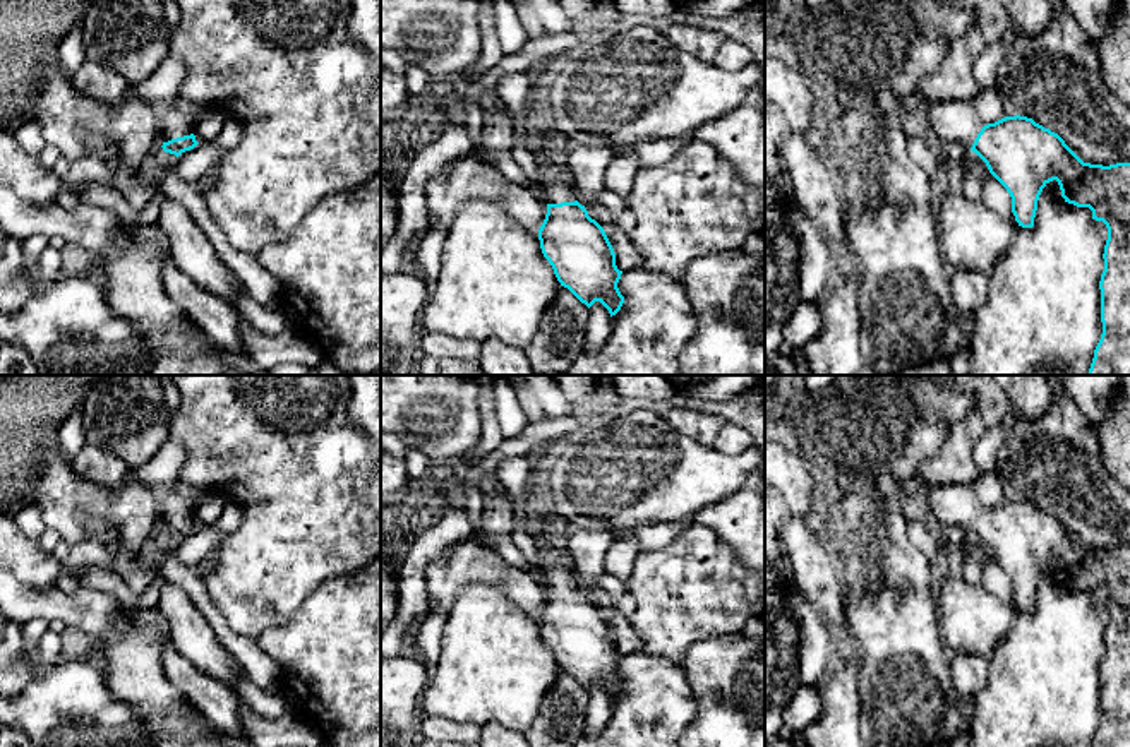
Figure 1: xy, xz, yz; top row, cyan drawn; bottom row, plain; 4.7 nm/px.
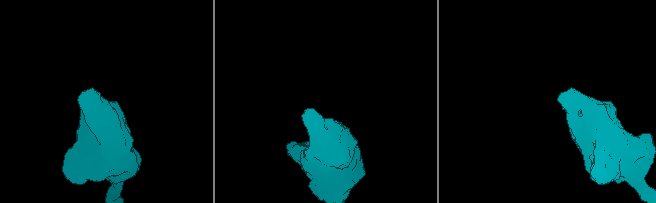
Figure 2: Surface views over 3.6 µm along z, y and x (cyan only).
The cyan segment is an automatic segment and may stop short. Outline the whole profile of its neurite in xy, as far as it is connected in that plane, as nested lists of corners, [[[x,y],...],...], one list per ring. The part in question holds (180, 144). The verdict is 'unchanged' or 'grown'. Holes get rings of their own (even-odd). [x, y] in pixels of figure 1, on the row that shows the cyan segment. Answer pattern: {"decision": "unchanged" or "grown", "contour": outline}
{"decision": "grown", "contour": [[[175,103],[158,106],[158,117],[163,134],[161,147],[165,152],[178,158],[182,152],[190,151],[199,144],[194,135],[194,127],[175,106]]]}

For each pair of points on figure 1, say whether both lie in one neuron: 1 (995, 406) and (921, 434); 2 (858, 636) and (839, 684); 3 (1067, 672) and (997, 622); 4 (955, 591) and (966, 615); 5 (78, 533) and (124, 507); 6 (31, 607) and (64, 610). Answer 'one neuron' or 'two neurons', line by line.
1: two neurons
2: two neurons
3: two neurons
4: one neuron
5: one neuron
6: one neuron

